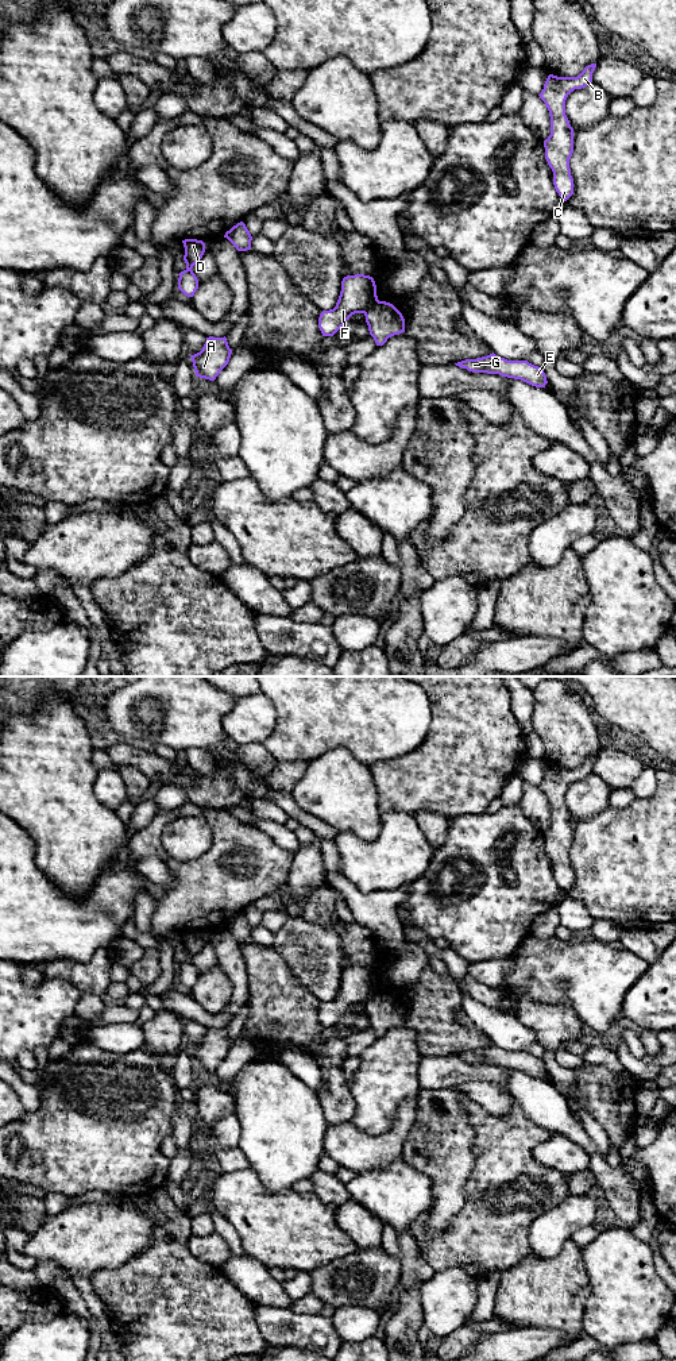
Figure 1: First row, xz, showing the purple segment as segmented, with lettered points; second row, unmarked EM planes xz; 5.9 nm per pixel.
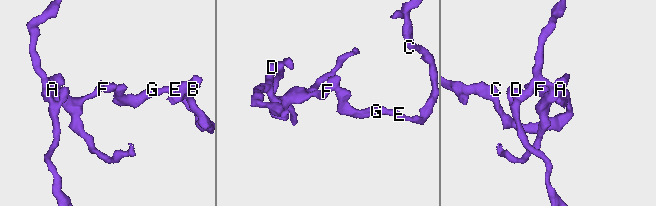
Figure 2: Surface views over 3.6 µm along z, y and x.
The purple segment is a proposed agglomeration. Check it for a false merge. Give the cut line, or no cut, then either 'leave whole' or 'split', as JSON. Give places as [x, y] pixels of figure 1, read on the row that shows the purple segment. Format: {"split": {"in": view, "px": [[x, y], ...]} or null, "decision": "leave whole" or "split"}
{"split": {"in": "xz", "px": [[378, 300], [363, 312]]}, "decision": "split"}

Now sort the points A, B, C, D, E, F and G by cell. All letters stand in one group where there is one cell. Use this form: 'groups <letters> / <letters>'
groups A D F / B C E G

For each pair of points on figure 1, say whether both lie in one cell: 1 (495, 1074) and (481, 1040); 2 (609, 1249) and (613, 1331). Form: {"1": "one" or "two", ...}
{"1": "two", "2": "one"}

